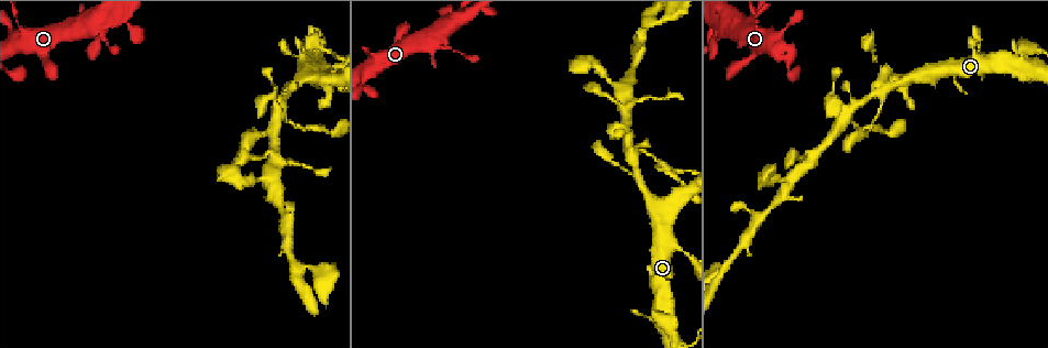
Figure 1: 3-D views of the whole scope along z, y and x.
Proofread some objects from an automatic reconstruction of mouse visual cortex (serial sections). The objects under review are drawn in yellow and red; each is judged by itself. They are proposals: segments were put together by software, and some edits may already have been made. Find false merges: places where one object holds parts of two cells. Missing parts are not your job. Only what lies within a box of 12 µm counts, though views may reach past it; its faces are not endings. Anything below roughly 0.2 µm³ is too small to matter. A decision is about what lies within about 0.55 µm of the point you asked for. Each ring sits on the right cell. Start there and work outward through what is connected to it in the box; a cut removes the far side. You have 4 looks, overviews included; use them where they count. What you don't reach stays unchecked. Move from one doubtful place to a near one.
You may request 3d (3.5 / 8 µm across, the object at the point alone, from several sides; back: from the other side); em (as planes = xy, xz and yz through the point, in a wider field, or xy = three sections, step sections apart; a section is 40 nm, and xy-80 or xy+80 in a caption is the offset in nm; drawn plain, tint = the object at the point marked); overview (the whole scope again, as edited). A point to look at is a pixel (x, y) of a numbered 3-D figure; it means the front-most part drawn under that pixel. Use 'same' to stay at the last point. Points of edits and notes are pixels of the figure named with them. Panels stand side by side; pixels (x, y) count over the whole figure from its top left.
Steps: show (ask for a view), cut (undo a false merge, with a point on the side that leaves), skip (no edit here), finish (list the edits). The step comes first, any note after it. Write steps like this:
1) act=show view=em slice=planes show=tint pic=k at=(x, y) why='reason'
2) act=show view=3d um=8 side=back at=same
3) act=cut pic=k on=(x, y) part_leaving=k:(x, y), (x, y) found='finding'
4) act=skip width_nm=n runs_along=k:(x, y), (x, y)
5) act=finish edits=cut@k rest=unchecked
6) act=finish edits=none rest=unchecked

act=show view=3d um=3.5 pic=1 at=(630, 146) why='three arms meet'

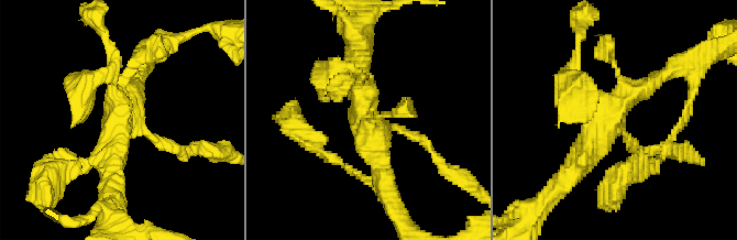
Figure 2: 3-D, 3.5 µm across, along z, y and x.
act=show view=em slice=xy step=5 show=tint pic=2 at=(620, 110)

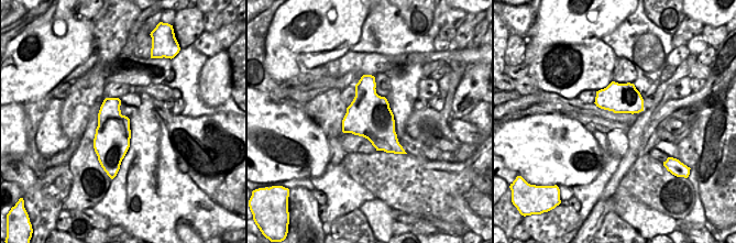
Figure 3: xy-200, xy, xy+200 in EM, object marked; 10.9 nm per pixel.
act=skip width_nm=480 runs_along=2:(674, 64), (629, 94), (573, 168) found='one cell here'

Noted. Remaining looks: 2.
act=show view=3d um=3.5 pic=1 at=(276, 198) why='sudden change in width'

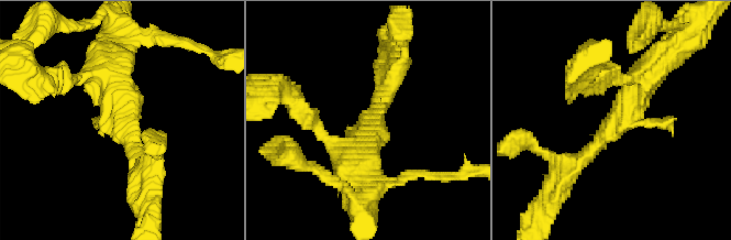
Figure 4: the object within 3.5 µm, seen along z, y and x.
act=show view=em slice=xy step=2 show=tint pic=4 at=(615, 120)

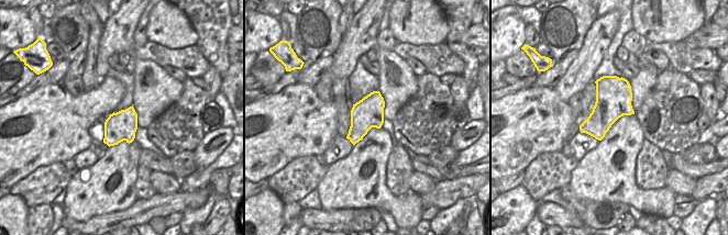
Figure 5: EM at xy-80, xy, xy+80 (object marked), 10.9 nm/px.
act=skip runs_along=4:(658, 61), (622, 115), (568, 172) found='continuous, no second cell'

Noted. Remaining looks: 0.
act=finish edits=none rest=unchecked

